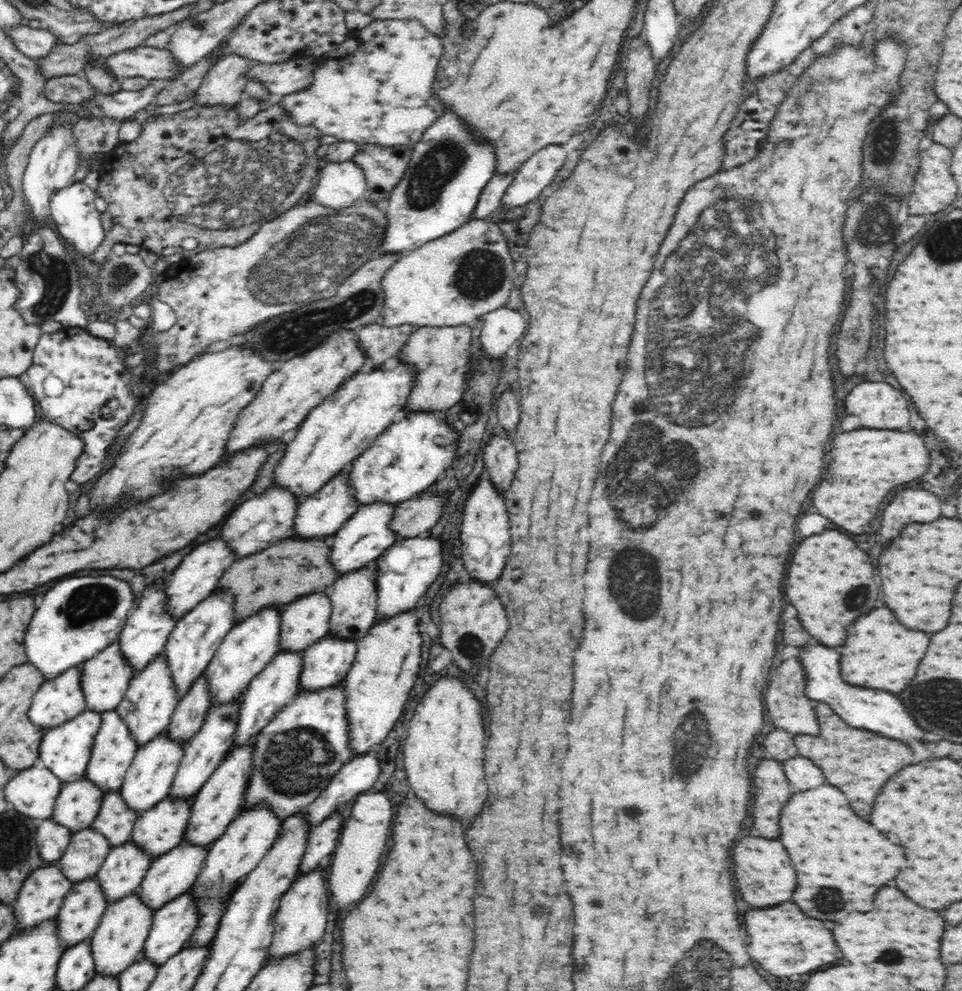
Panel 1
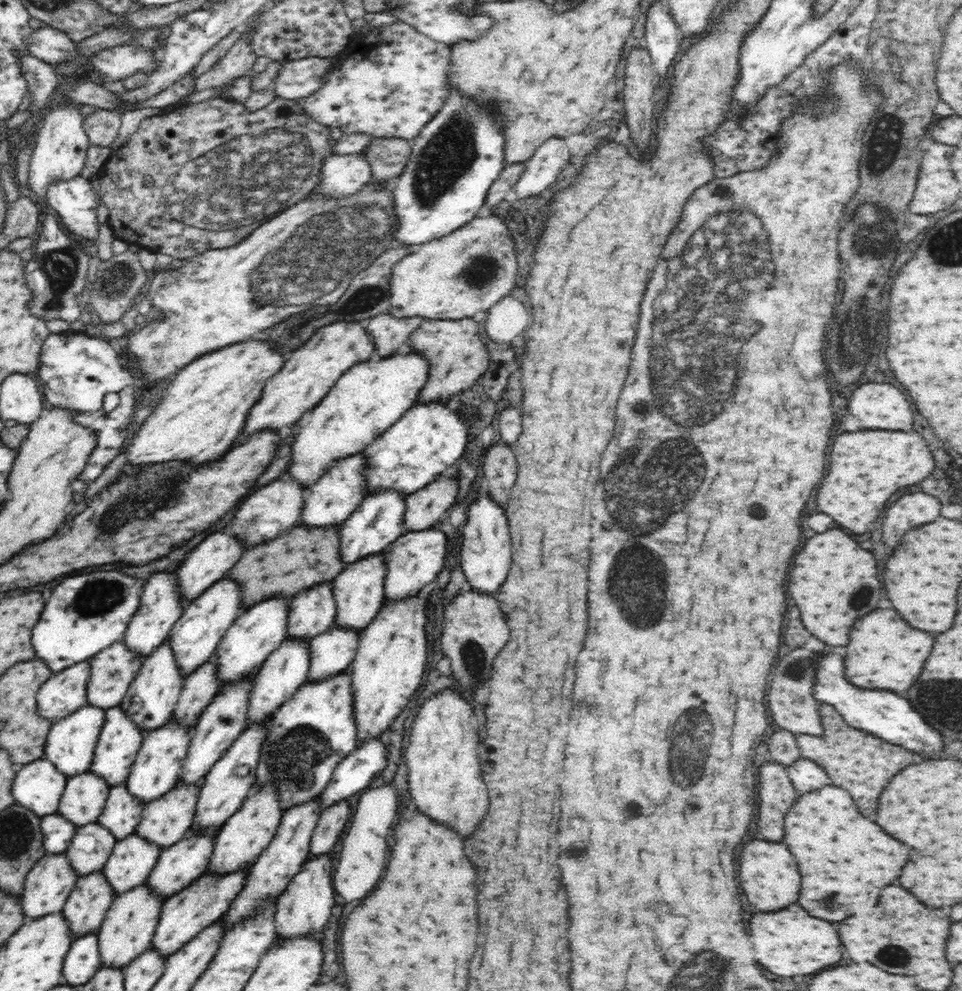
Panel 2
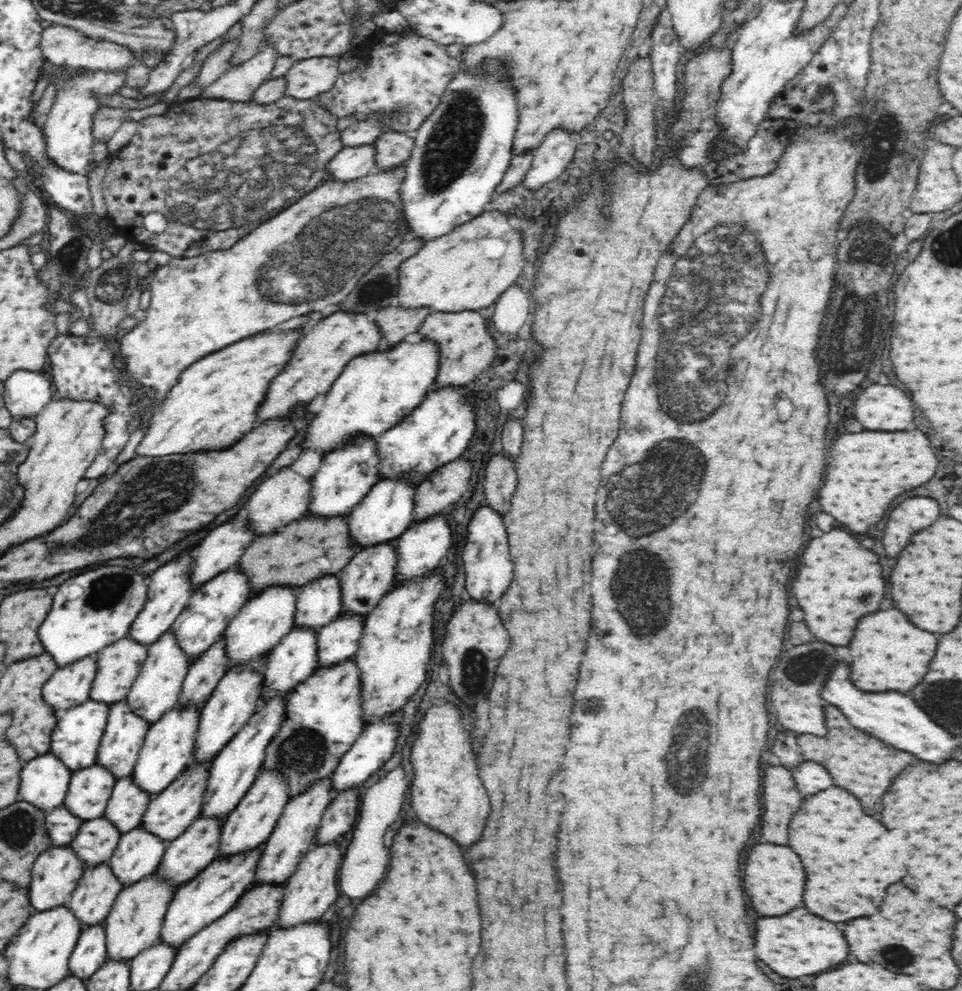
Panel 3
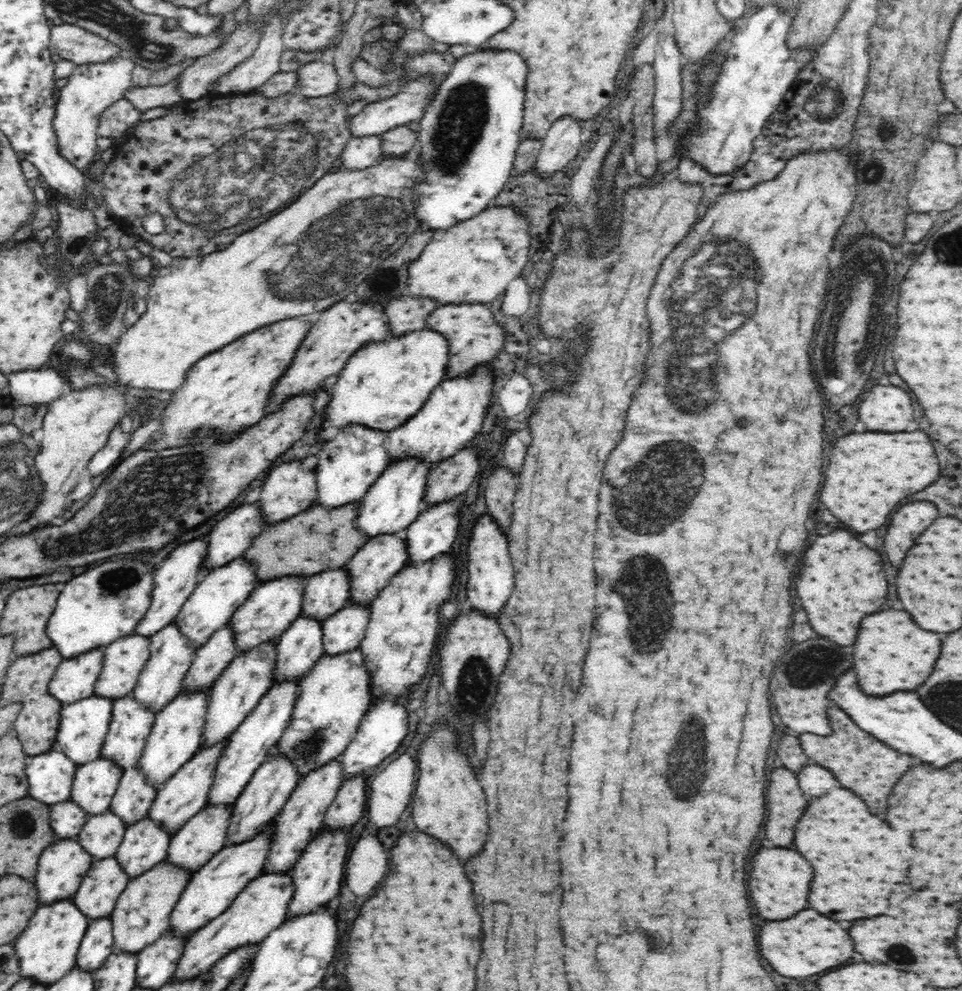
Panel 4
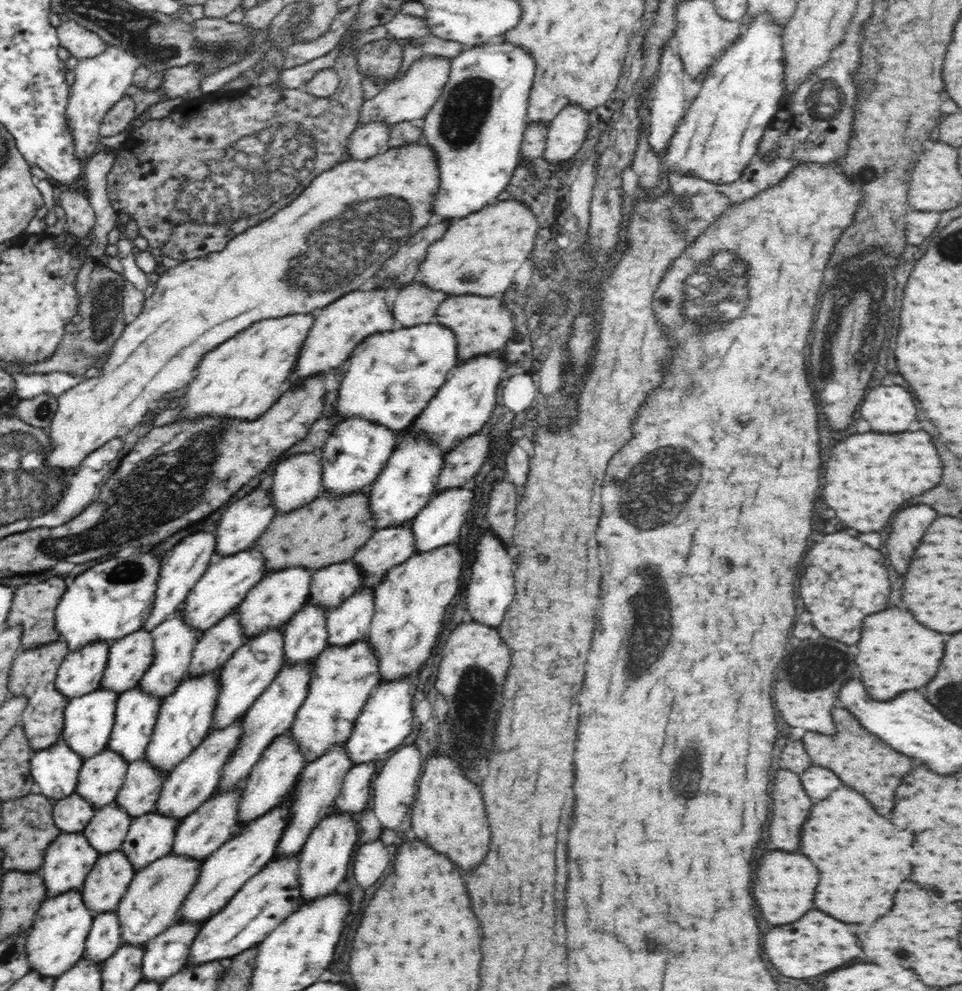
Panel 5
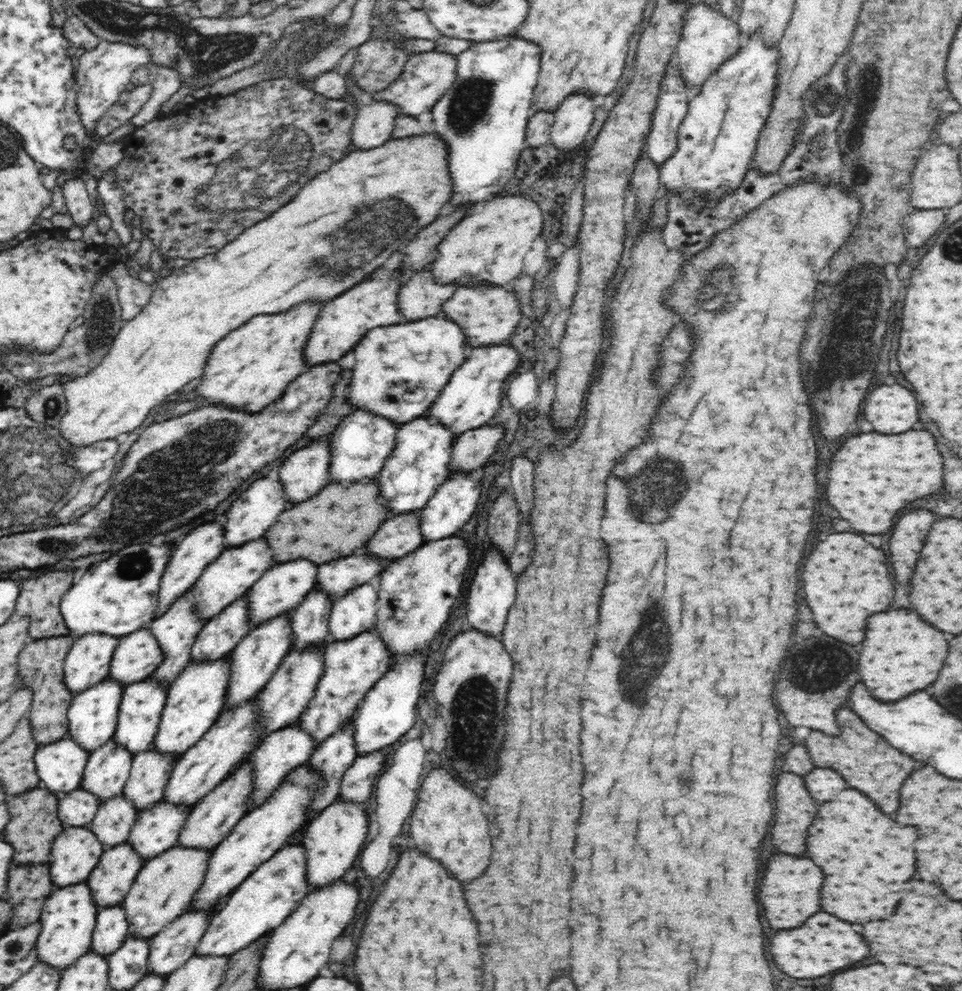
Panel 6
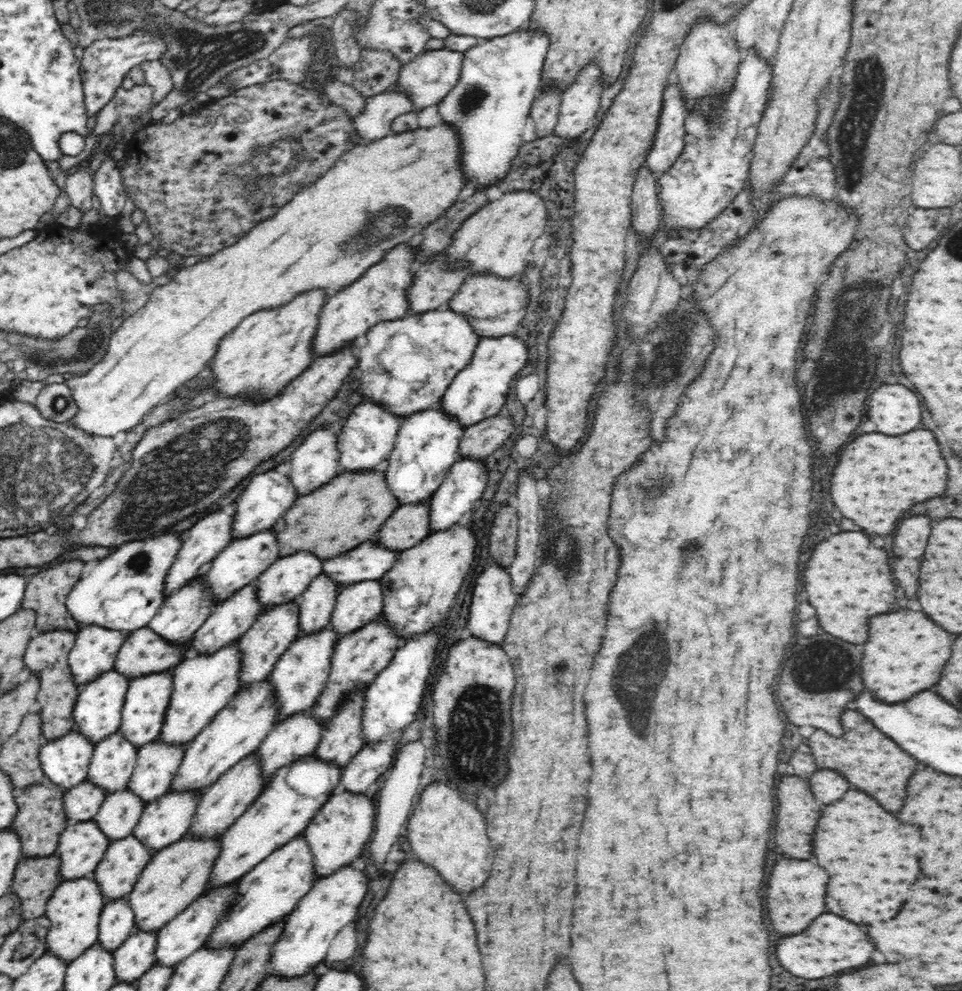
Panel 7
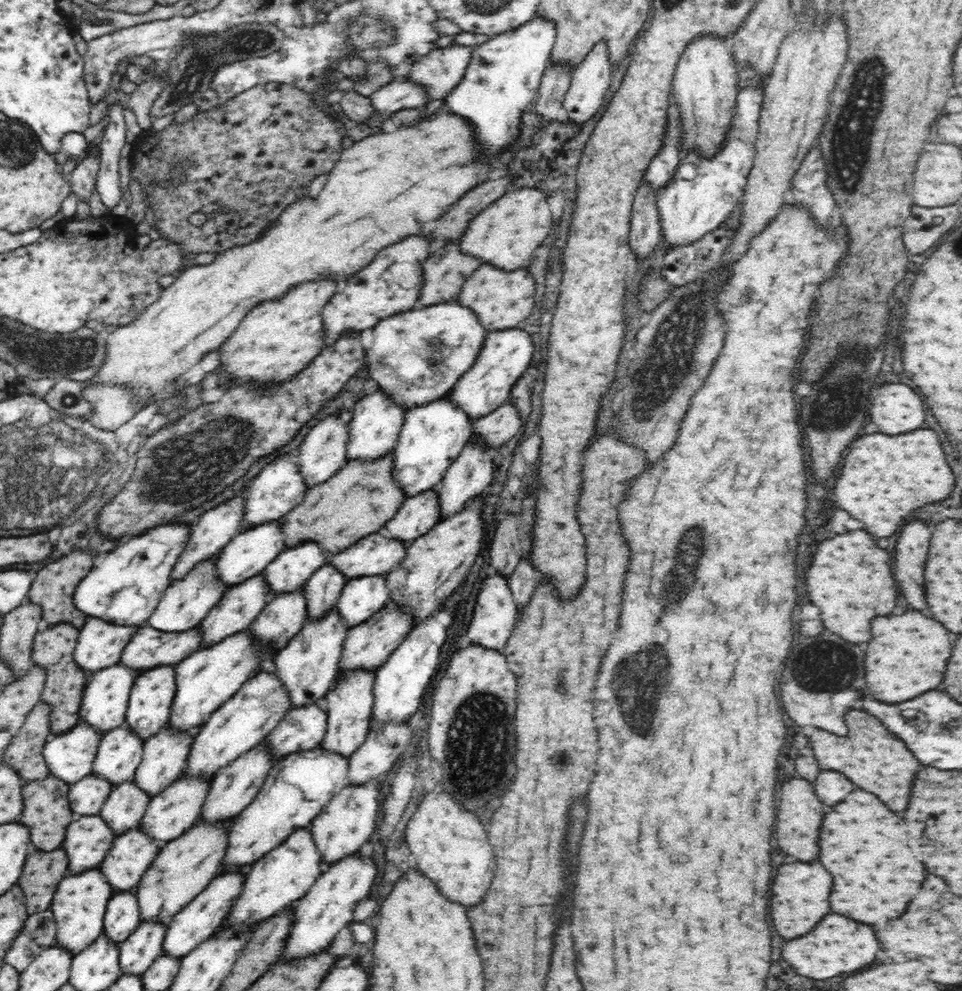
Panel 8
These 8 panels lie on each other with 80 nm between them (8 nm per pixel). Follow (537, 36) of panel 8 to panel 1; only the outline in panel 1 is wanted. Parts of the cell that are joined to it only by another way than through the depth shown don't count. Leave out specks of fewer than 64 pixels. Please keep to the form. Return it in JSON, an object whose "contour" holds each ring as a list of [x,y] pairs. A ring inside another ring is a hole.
{"contour":[[[449,108],[444,109],[442,116],[435,120],[430,128],[426,128],[420,140],[412,147],[405,177],[398,182],[384,204],[388,217],[382,242],[384,255],[389,253],[400,256],[417,250],[428,241],[436,240],[472,220],[474,207],[478,204],[482,189],[486,188],[486,184],[489,184],[489,180],[497,172],[494,148],[488,144],[476,144],[474,140],[476,138],[472,138],[470,132],[466,132],[466,128],[460,124],[460,120]]]}

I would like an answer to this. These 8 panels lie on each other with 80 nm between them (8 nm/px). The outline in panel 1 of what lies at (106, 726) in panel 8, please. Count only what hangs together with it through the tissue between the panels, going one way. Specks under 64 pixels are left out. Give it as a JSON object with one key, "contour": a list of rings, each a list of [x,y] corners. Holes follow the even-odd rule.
{"contour":[[[87,709],[82,715],[74,716],[55,728],[45,731],[39,747],[38,763],[50,769],[62,784],[74,782],[85,776],[85,770],[91,757],[94,740],[101,726],[101,714]]]}

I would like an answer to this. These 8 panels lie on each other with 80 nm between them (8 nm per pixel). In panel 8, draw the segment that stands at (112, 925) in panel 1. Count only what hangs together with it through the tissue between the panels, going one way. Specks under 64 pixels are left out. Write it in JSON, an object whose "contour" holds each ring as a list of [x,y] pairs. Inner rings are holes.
{"contour":[[[234,818],[224,822],[197,821],[176,840],[161,846],[153,863],[145,870],[137,888],[136,898],[143,922],[167,922],[192,902],[213,878],[221,874],[226,854],[229,828]]]}

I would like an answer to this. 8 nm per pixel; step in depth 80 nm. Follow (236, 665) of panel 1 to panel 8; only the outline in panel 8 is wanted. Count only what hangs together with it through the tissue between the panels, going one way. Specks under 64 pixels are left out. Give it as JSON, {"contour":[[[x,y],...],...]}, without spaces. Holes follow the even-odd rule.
{"contour":[[[302,542],[298,546],[285,548],[263,570],[270,596],[294,592],[305,586],[310,576],[327,564],[328,557],[315,542]]]}

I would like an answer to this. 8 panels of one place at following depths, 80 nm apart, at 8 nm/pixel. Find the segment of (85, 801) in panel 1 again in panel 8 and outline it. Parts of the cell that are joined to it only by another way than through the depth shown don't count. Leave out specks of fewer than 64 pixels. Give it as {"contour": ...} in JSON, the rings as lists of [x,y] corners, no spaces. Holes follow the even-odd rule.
{"contour":[[[128,726],[103,735],[93,762],[92,773],[116,787],[135,776],[143,755],[144,741]]]}

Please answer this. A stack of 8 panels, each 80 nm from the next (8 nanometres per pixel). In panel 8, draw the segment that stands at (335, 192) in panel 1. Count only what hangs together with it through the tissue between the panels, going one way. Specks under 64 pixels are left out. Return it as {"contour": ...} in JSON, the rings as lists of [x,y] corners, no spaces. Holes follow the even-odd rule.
{"contour":[[[395,80],[394,82],[390,82],[390,84],[378,88],[369,98],[371,99],[372,106],[375,108],[375,115],[369,120],[368,126],[370,126],[370,128],[379,128],[378,132],[382,132],[380,131],[382,124],[384,124],[394,112],[406,110],[406,108],[419,108],[430,102],[427,90],[425,90],[421,84],[416,84],[415,82],[411,82],[411,80]]]}

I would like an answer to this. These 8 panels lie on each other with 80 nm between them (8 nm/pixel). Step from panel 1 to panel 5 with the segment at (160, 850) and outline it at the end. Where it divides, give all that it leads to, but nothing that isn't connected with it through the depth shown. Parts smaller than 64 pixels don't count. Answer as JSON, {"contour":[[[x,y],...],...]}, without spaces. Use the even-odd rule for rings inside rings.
{"contour":[[[240,716],[238,720],[234,720],[235,724],[210,732],[205,740],[186,756],[186,760],[182,760],[172,772],[166,774],[160,797],[156,802],[154,811],[156,814],[171,816],[171,818],[177,818],[181,821],[198,808],[201,808],[204,802],[214,796],[221,779],[222,769],[240,744],[240,740],[242,740],[242,734],[244,734],[242,722],[243,716]]]}

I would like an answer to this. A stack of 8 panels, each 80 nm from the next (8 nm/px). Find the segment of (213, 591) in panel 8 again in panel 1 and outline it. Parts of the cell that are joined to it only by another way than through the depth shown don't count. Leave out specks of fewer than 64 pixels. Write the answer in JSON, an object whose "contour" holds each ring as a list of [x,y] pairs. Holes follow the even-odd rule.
{"contour":[[[160,654],[154,660],[150,660],[150,664],[134,676],[122,703],[115,712],[125,721],[126,727],[130,729],[130,735],[134,737],[138,747],[142,747],[154,740],[154,738],[166,733],[167,728],[171,724],[171,716],[179,700],[180,697],[176,693],[174,681],[170,677],[170,669],[168,669],[165,654]]]}

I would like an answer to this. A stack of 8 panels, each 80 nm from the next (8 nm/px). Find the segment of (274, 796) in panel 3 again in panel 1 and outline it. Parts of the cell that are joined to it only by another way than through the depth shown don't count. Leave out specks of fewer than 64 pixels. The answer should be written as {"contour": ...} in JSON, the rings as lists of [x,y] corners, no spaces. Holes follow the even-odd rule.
{"contour":[[[259,807],[252,811],[240,812],[226,826],[226,832],[208,846],[209,851],[202,870],[189,890],[197,900],[196,905],[201,918],[198,919],[198,926],[190,936],[186,948],[211,945],[232,895],[230,894],[232,888],[239,886],[245,876],[260,864],[260,860],[266,856],[266,852],[277,840],[280,832],[282,832],[281,820],[268,807]]]}

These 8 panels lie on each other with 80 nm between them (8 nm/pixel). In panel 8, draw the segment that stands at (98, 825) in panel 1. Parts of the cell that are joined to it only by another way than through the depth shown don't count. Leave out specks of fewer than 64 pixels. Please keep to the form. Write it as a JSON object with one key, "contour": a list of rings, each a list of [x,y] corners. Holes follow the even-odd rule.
{"contour":[[[164,728],[159,734],[144,741],[142,760],[133,777],[138,788],[141,788],[150,797],[154,797],[178,779],[187,763],[190,747],[194,744],[195,732],[174,733],[172,729]]]}

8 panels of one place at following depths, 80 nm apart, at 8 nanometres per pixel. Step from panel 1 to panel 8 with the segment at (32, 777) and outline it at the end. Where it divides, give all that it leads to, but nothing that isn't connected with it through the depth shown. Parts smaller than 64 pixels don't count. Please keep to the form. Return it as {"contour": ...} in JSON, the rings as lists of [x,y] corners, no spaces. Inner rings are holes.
{"contour":[[[85,722],[66,733],[52,735],[42,751],[49,774],[70,785],[90,775],[102,738],[102,733]]]}

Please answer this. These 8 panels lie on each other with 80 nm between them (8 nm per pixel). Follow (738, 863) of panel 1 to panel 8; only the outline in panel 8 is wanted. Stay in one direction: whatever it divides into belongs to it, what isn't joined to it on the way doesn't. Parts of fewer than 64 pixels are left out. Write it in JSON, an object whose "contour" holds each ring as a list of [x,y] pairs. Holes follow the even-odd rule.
{"contour":[[[794,862],[794,864],[782,864],[778,868],[778,874],[772,882],[772,896],[770,896],[770,916],[774,922],[774,928],[784,938],[798,938],[810,932],[822,916],[830,912],[830,890],[832,890],[832,876],[830,872],[820,866],[818,862]]]}

